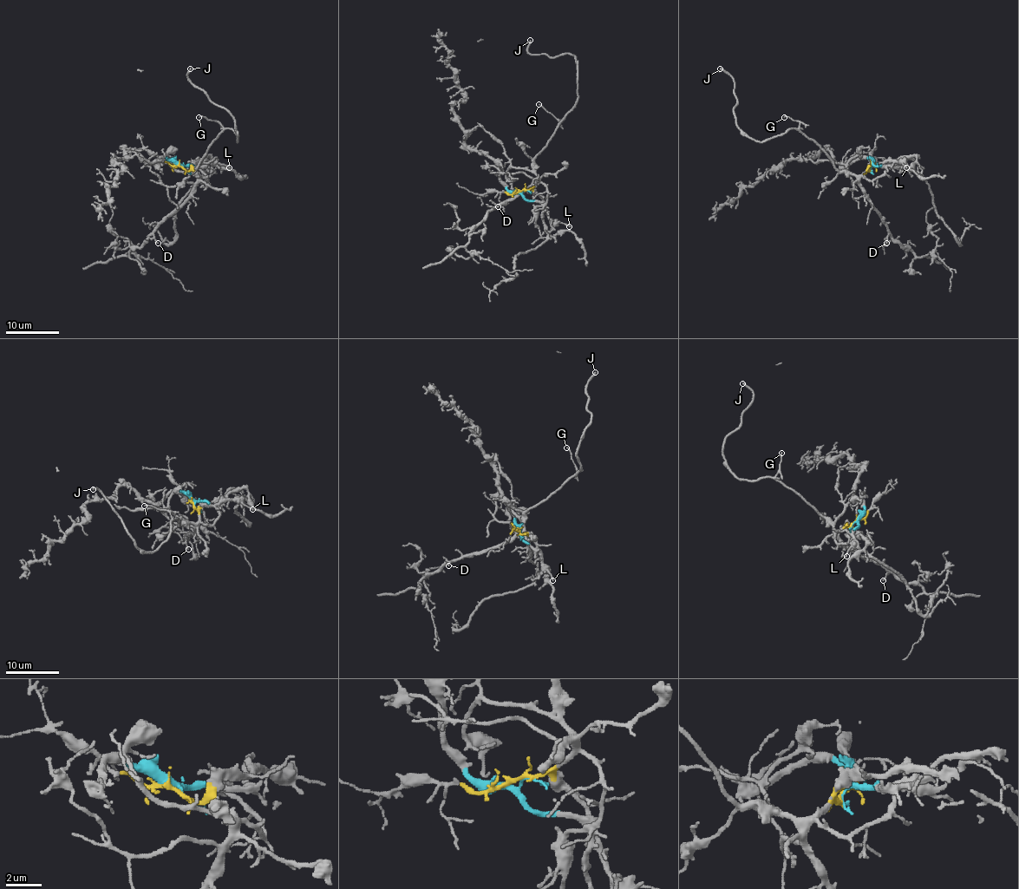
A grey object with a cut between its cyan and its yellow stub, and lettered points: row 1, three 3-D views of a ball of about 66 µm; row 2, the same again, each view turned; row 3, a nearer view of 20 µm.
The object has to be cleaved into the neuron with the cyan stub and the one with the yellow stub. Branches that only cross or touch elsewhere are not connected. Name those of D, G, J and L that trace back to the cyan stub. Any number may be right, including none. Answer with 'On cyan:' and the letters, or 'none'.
On cyan: none

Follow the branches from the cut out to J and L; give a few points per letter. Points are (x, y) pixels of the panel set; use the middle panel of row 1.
J: (519, 192), (538, 181), (534, 159), (578, 98), (575, 57), (530, 55), (530, 40)
L: (519, 192), (532, 189), (542, 199), (543, 210), (550, 218), (570, 226)

